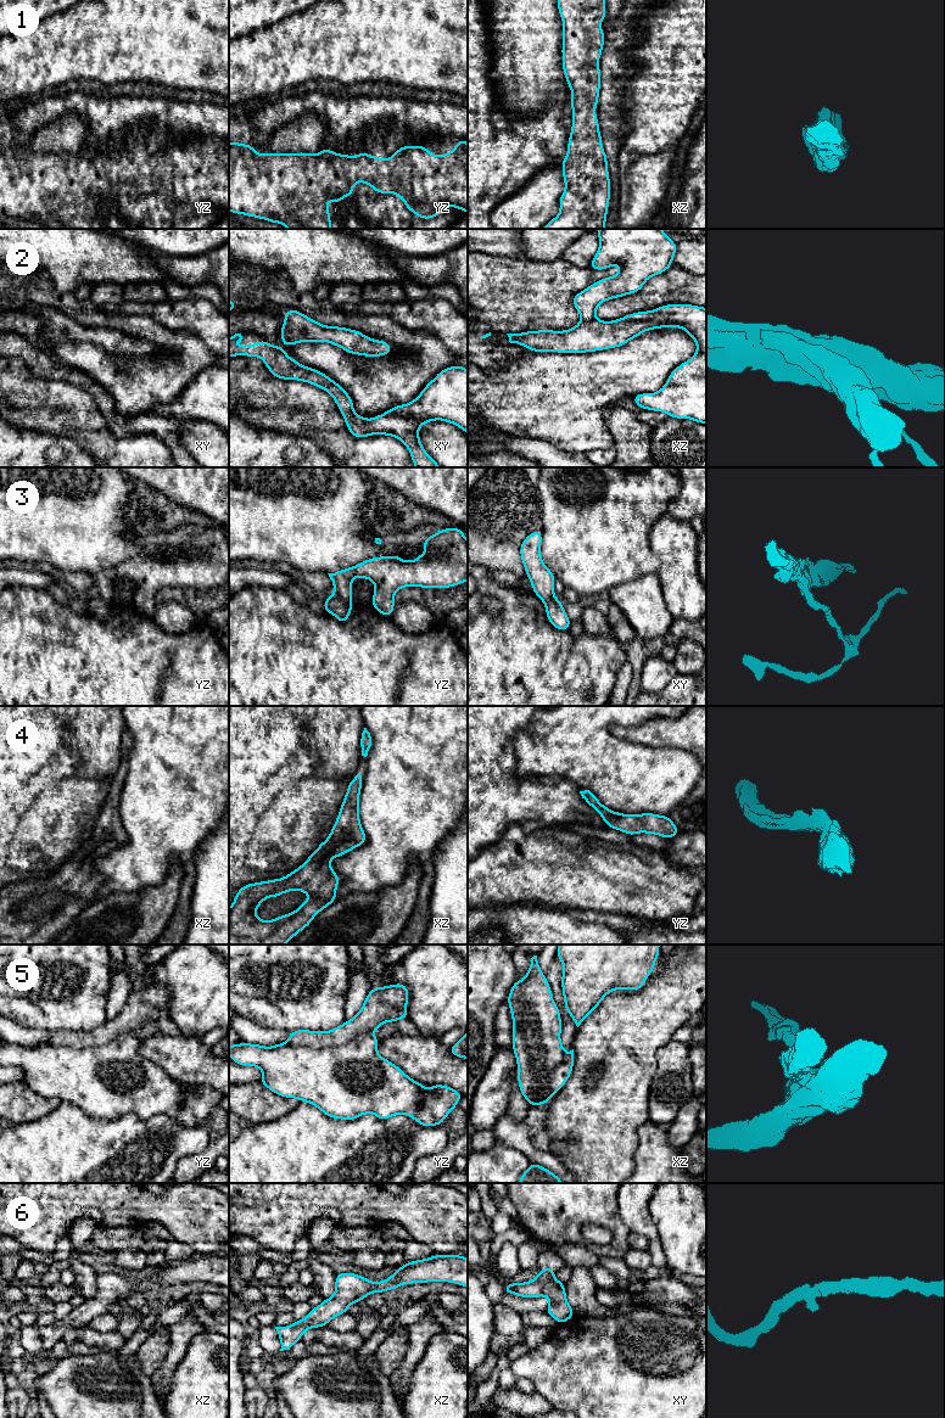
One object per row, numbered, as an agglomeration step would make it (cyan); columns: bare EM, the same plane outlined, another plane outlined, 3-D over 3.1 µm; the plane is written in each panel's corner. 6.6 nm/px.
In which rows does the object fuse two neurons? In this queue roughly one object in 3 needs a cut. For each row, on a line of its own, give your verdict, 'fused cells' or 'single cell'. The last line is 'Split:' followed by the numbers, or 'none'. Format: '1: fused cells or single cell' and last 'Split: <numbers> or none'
1: single cell
2: single cell
3: fused cells
4: single cell
5: fused cells
6: single cell
Split: 3, 5

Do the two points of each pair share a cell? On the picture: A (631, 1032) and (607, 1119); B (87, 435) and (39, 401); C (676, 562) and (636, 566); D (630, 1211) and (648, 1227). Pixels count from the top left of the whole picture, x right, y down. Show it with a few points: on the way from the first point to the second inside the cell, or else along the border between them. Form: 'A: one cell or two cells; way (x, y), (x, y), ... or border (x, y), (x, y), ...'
A: one cell; way (614, 1054), (613, 1072), (607, 1097)
B: one cell; way (74, 422), (60, 408), (51, 405)
C: two cells; border (649, 537), (649, 549), (660, 562), (656, 572)
D: one cell; way (635, 1215), (643, 1223)

